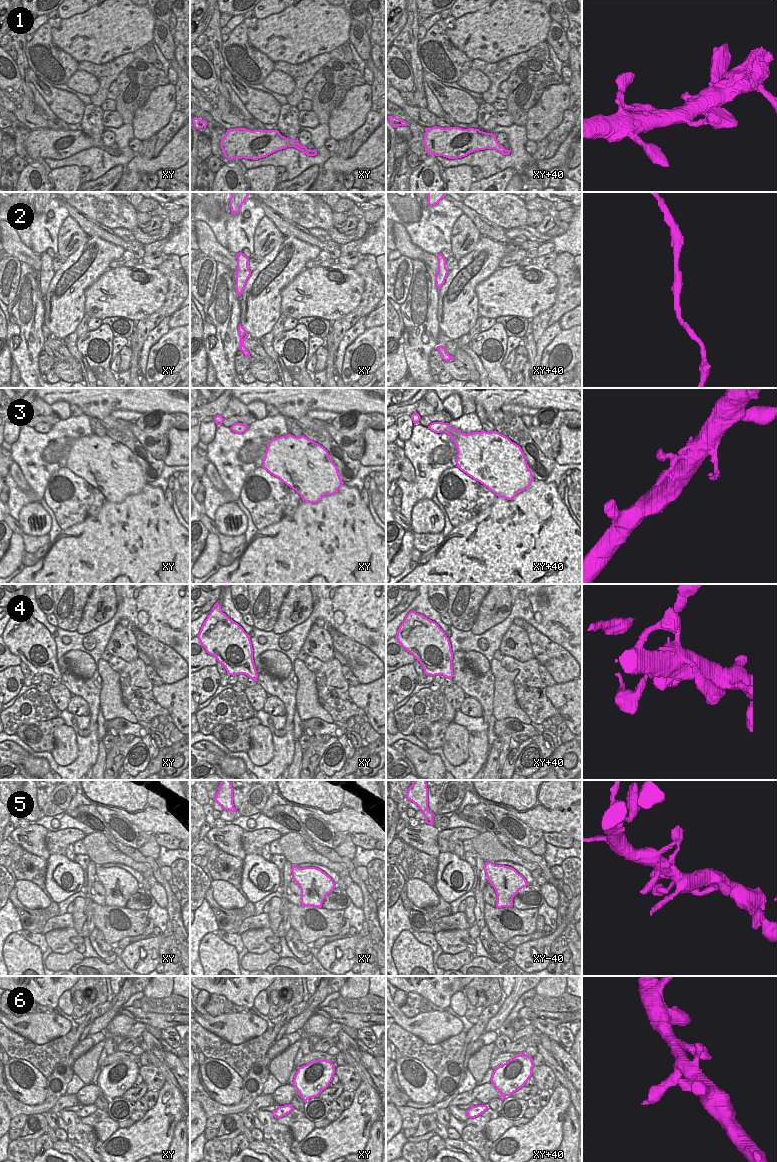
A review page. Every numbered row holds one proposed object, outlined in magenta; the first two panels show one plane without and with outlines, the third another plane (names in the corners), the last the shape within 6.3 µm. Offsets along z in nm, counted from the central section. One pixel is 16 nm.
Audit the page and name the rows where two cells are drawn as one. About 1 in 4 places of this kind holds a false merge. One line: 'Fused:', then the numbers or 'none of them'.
Fused: none of them

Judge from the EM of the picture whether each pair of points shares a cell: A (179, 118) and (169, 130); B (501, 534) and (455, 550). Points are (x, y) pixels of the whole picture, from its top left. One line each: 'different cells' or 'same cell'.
A: same cell
B: same cell

